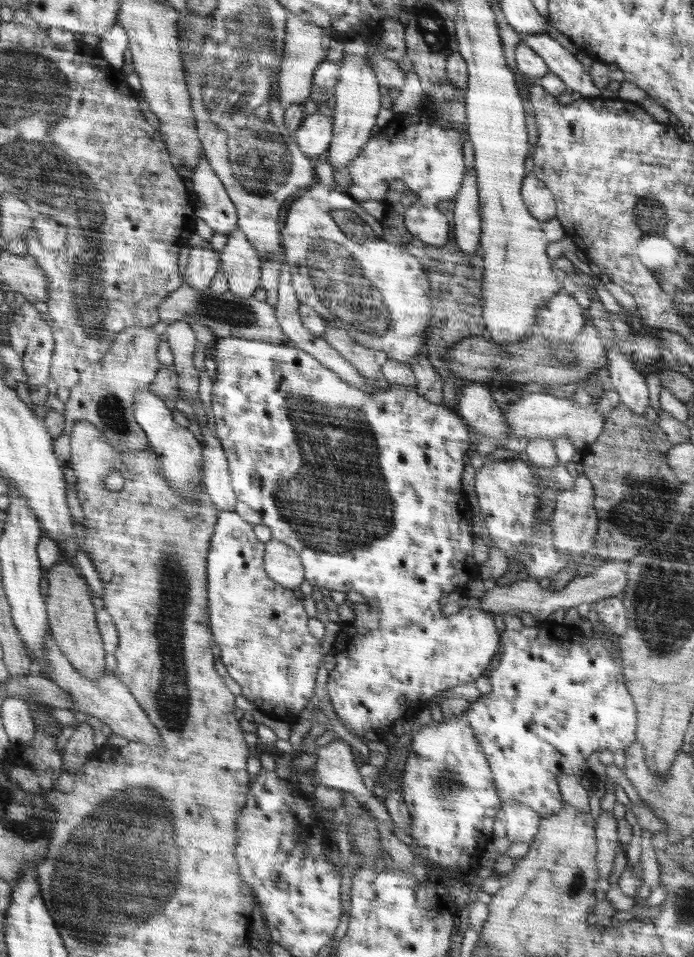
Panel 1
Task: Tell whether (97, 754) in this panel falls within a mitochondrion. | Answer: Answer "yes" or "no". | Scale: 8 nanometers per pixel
no

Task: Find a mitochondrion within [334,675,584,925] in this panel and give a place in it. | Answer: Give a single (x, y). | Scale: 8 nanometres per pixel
(445, 786)

